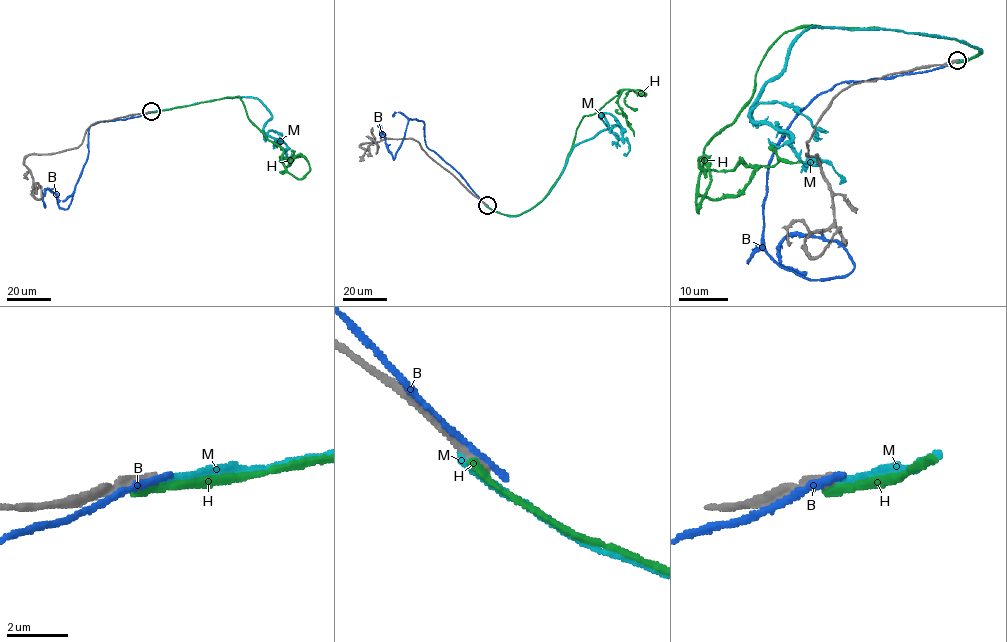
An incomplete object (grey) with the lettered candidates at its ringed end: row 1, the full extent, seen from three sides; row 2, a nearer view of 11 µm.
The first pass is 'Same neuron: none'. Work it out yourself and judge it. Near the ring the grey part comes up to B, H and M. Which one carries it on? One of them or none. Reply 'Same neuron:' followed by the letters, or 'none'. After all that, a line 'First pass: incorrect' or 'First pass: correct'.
Same neuron: none
First pass: correct

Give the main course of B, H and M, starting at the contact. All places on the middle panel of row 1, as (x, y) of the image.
B: (484, 203), (454, 169), (430, 150), (425, 143), (422, 121), (408, 121), (393, 159), (379, 126), (380, 138)
H: (486, 205), (510, 215), (536, 205), (584, 115), (626, 89), (646, 94), (624, 98), (637, 108)
M: (485, 204), (509, 216), (534, 208), (570, 151), (607, 127), (600, 115), (623, 131), (623, 155)

